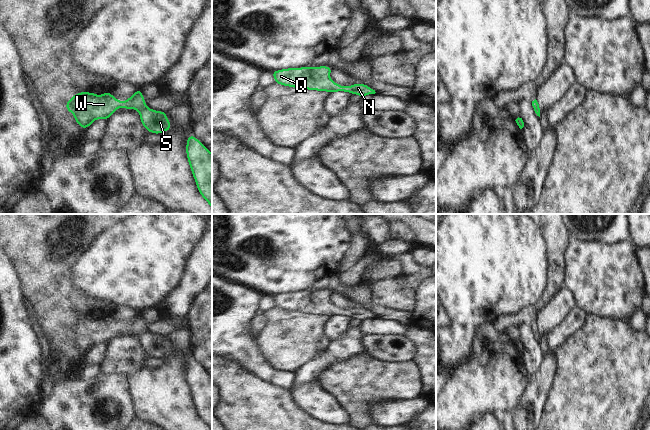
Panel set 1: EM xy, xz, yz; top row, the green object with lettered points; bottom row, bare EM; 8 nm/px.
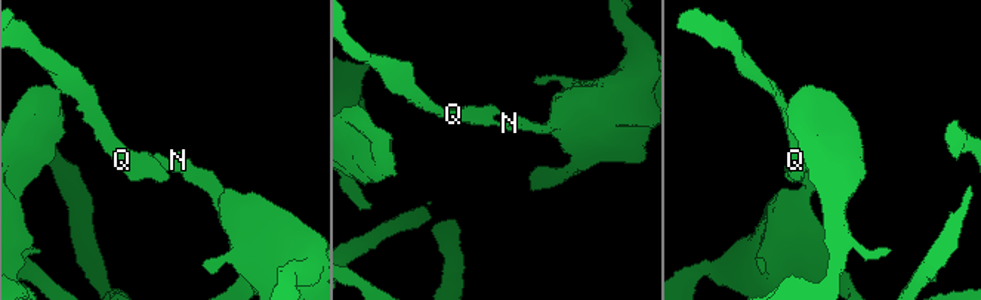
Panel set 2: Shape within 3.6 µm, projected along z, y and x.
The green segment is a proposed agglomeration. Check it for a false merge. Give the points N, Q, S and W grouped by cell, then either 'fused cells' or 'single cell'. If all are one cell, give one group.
groups N Q S W; single cell

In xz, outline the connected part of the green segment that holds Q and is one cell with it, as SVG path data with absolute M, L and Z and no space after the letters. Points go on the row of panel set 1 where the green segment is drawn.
M303 66L300 68L285 68L272 71L275 84L288 86L291 88L301 88L305 90L316 90L319 92L347 92L356 94L363 98L366 95L375 94L370 86L356 83L351 86L342 86L330 78L331 66Z

